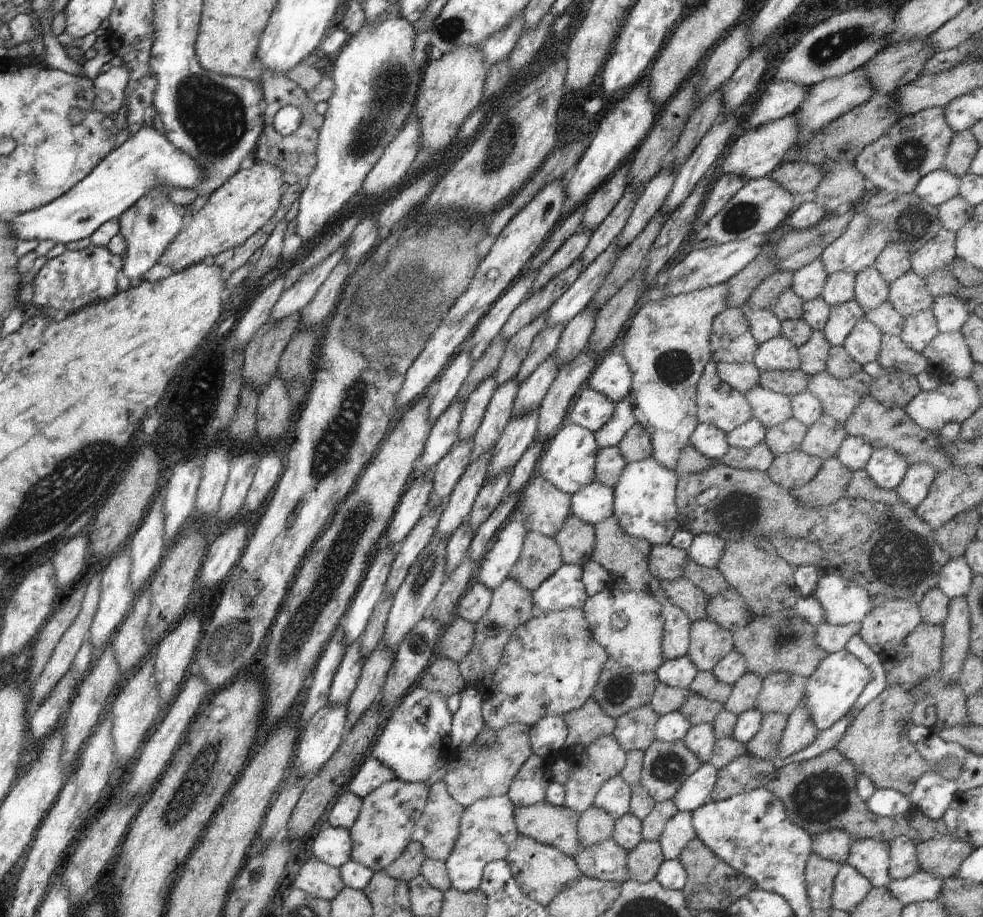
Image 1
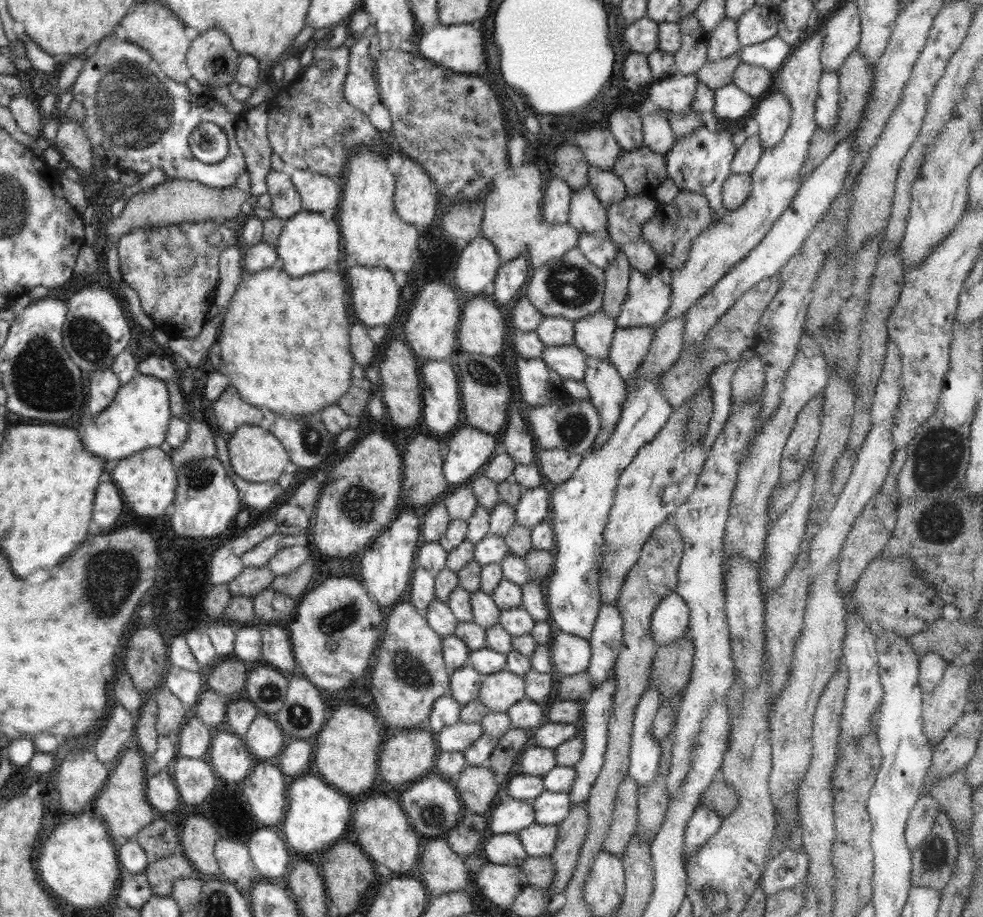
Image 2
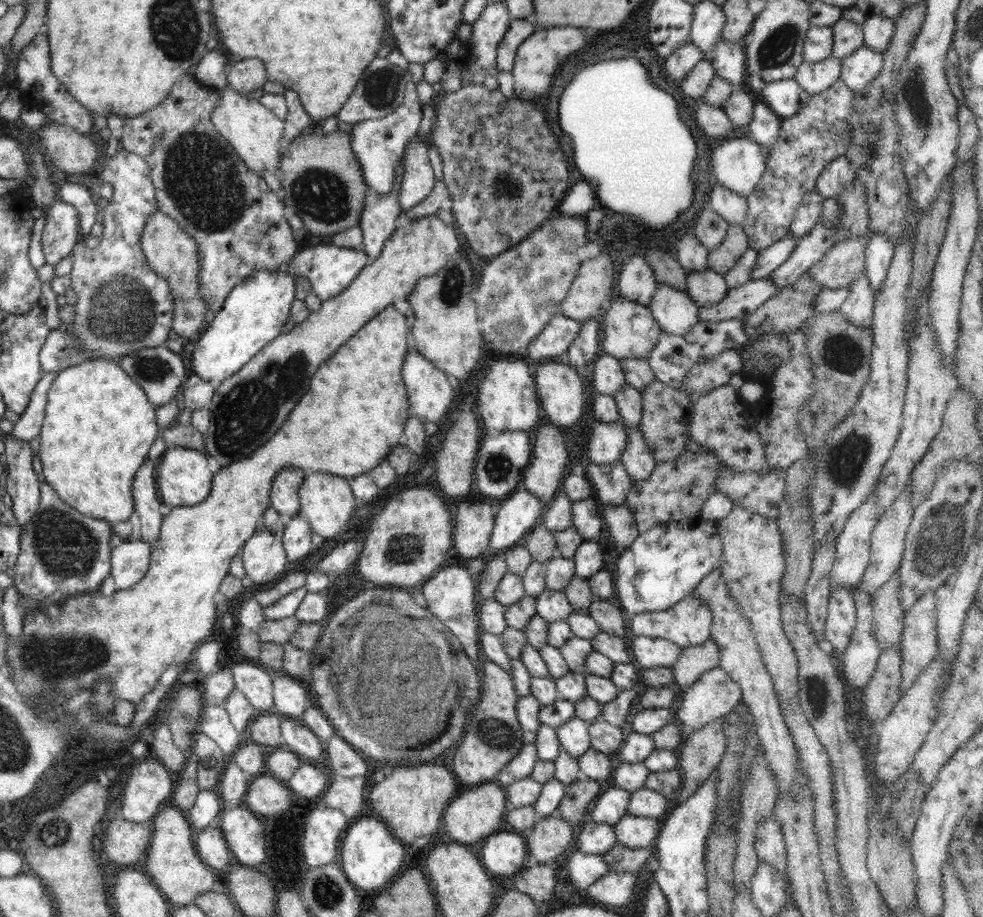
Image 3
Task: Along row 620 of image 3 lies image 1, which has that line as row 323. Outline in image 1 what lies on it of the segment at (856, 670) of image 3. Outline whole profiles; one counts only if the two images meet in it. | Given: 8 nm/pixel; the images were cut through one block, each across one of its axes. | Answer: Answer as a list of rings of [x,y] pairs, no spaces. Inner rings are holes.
[[[862,318],[846,338],[843,348],[854,362],[864,366],[877,361],[881,338],[880,330],[870,320]]]

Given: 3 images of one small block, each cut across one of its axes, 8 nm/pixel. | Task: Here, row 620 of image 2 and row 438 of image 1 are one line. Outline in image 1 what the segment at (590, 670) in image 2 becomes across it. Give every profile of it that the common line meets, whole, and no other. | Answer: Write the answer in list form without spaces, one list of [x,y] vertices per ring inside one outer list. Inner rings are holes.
[[[626,396],[624,400],[614,404],[614,414],[610,420],[594,433],[599,449],[616,447],[635,423],[630,396]]]

